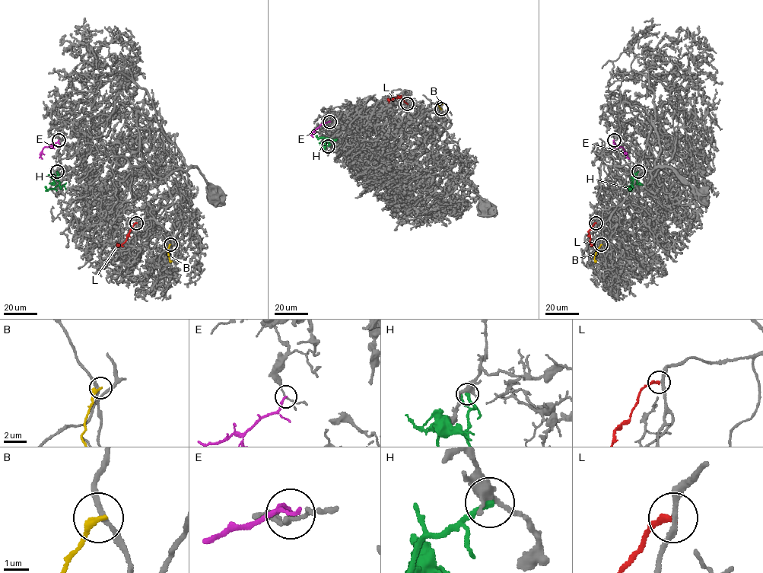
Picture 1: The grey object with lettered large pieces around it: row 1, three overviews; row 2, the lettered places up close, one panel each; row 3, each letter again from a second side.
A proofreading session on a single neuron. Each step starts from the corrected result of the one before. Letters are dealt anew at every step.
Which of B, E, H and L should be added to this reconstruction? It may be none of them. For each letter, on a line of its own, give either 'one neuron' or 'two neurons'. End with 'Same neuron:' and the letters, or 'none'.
B: two neurons
E: two neurons
H: two neurons
L: two neurons
Same neuron: none

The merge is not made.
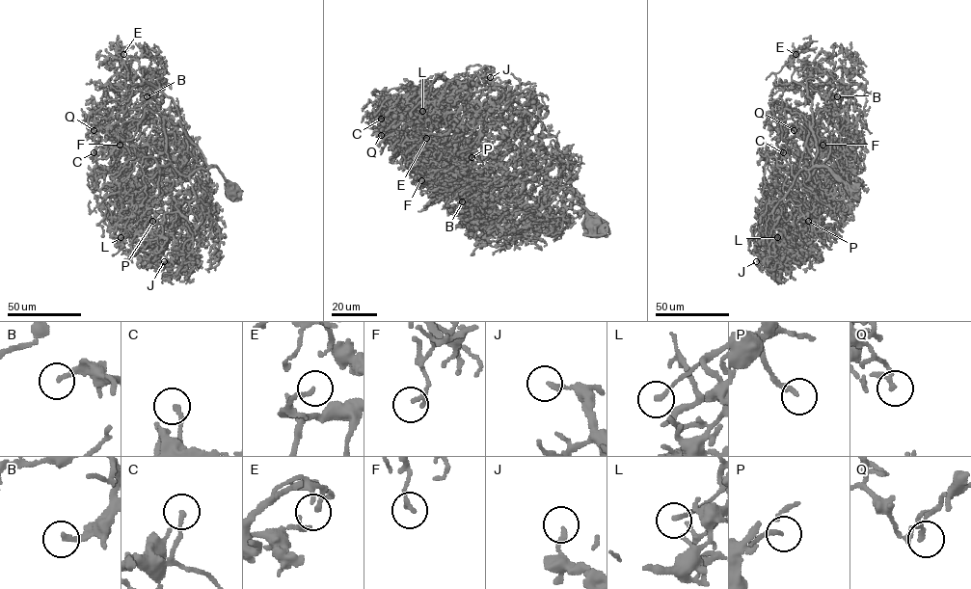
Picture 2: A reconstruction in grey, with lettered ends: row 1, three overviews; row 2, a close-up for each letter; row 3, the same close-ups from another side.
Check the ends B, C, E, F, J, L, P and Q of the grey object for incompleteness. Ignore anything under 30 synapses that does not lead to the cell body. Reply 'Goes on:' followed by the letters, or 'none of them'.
Goes on: B

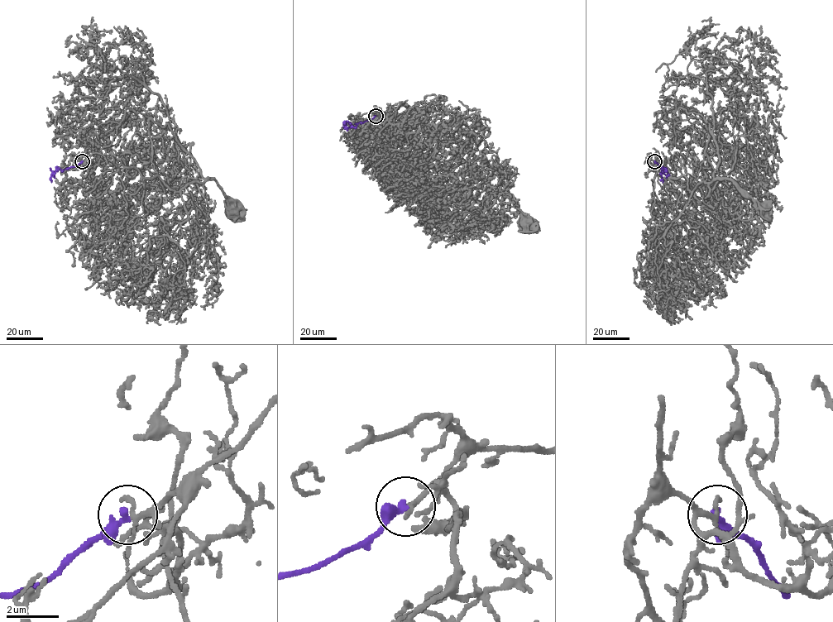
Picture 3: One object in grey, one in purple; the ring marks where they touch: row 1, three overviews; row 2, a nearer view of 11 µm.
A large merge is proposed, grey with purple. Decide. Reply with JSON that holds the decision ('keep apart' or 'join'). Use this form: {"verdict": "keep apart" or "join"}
{"verdict": "join"}

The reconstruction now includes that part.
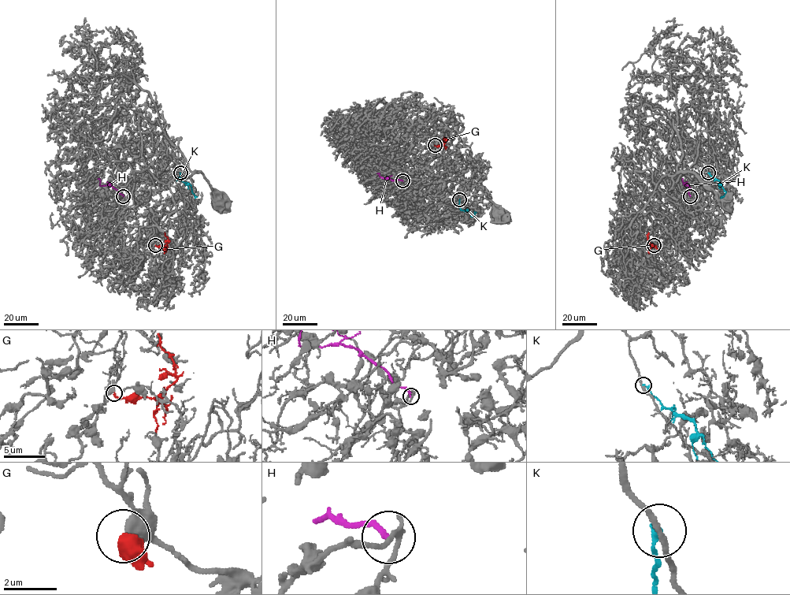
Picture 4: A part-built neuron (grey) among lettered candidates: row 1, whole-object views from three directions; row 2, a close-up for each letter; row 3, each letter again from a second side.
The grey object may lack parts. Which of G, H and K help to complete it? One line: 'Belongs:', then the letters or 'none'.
Belongs: G

